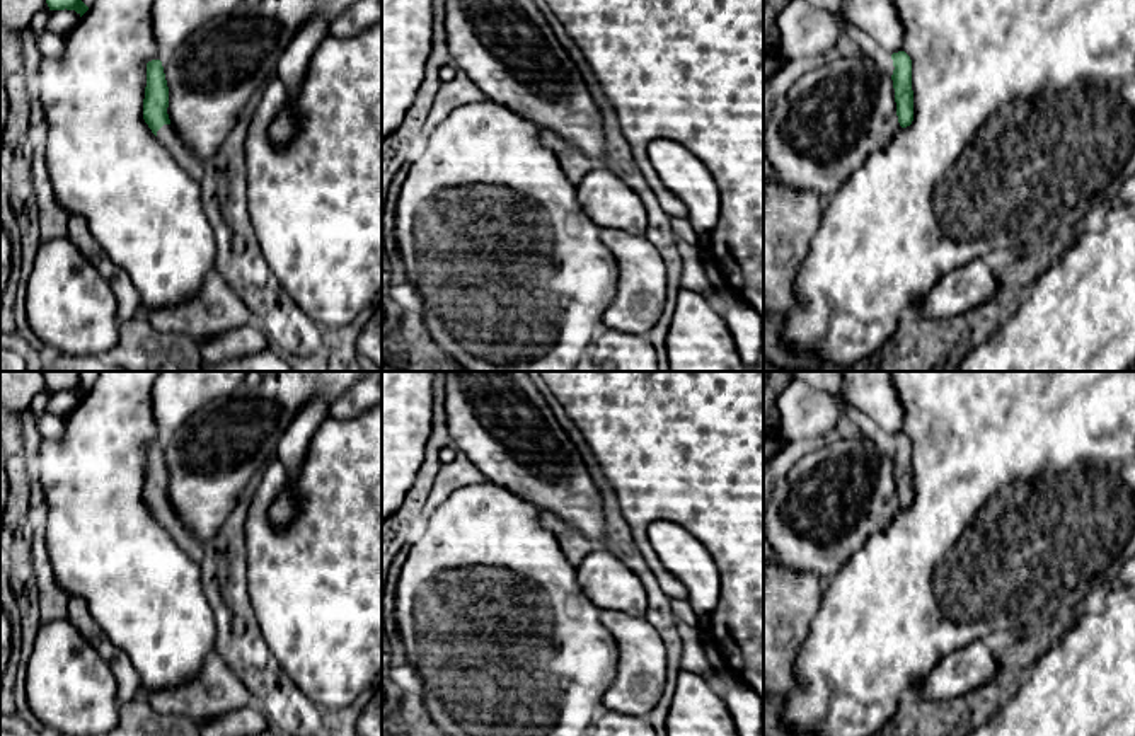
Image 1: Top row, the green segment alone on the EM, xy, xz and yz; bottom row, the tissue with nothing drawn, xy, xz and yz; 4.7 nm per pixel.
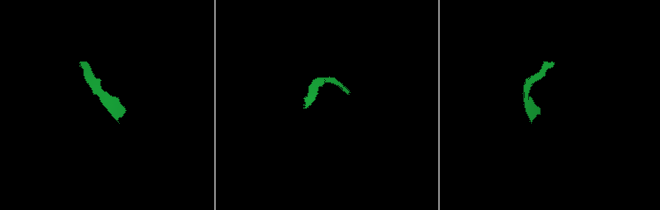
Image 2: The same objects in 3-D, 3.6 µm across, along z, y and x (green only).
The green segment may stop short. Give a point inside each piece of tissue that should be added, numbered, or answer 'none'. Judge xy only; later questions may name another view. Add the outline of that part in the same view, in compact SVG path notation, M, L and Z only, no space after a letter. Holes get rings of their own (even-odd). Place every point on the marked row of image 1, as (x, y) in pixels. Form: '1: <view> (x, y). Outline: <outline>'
1: xy (167, 135). Outline: M164 124L157 131L157 138L160 143L176 157L179 165L194 179L203 179L203 160L199 160L191 148L186 145L186 141L179 136L176 128L172 124Z

